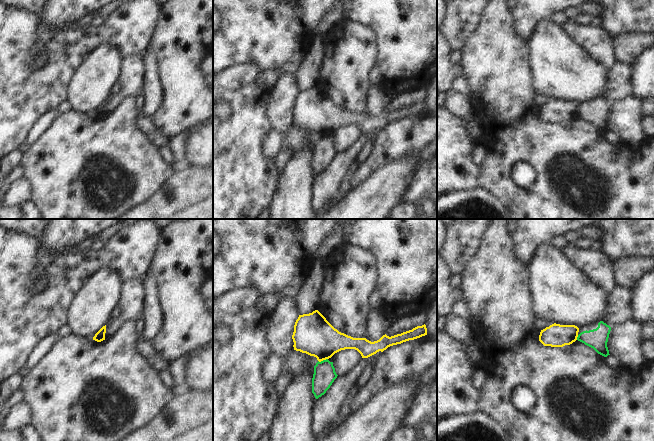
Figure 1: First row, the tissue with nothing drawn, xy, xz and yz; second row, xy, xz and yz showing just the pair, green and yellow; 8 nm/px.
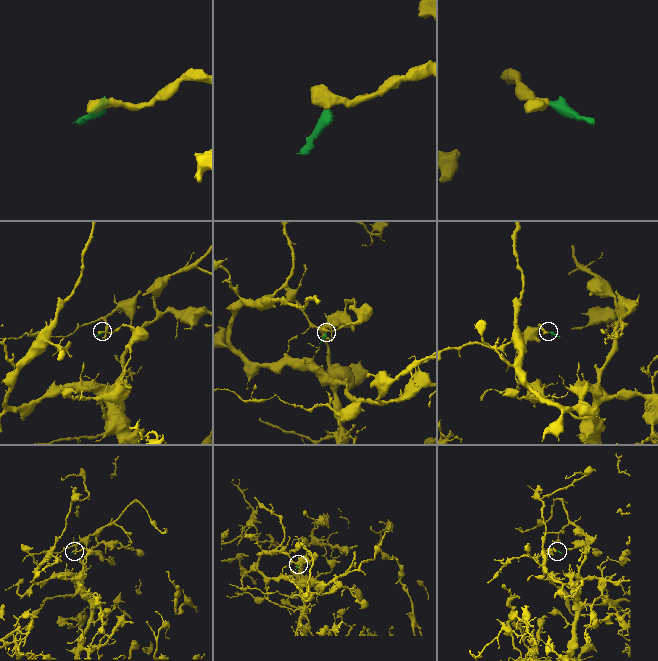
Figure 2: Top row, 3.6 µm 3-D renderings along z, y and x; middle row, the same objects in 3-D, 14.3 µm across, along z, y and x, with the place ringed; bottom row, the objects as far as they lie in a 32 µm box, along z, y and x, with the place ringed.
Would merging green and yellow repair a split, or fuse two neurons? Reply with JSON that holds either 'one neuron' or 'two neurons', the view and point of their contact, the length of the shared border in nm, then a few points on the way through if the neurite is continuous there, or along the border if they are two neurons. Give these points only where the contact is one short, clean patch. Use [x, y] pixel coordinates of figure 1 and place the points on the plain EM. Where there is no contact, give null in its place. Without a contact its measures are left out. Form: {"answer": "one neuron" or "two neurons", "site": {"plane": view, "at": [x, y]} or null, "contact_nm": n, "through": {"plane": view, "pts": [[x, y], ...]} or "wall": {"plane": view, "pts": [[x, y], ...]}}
{"answer": "two neurons", "site": {"plane": "xz", "at": [323, 136]}, "contact_nm": 80, "wall": {"plane": "xz", "pts": [[327, 134], [318, 137]]}}

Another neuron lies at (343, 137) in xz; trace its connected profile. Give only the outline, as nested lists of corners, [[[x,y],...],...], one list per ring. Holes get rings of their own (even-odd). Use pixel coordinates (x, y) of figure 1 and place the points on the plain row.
[[[355,125],[341,126],[331,133],[335,148],[338,152],[348,149],[359,139],[361,134],[361,130]]]

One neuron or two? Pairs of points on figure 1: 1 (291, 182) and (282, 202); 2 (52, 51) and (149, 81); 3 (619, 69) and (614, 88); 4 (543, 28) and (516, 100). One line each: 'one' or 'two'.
1: one
2: two
3: one
4: two

